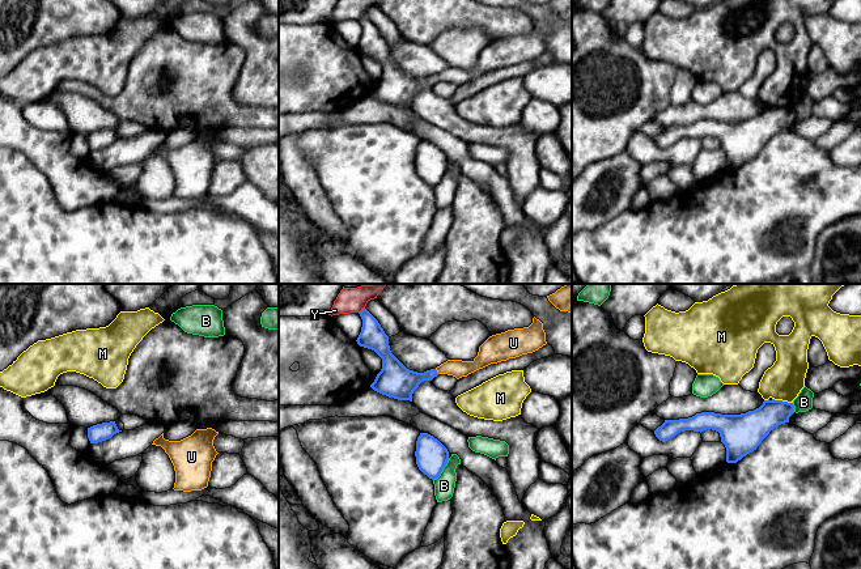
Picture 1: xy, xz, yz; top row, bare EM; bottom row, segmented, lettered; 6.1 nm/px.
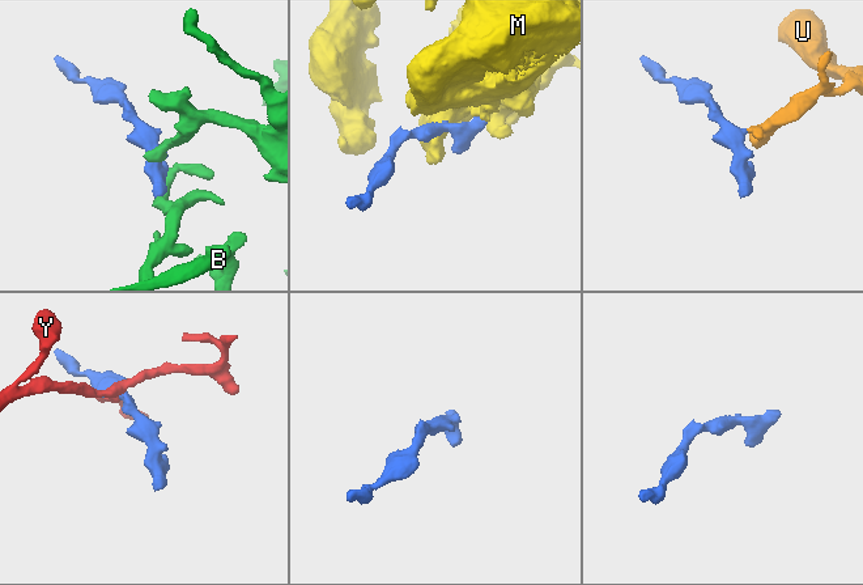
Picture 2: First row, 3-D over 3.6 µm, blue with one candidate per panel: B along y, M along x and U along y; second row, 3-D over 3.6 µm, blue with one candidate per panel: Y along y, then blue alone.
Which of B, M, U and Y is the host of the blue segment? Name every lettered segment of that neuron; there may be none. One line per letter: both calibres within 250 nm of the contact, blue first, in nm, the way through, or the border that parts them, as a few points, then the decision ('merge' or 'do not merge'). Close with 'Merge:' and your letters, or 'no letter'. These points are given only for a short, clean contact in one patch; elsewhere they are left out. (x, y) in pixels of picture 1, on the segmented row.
B: 190 nm thick on the blue side, 130 nm on the other; do not merge
M: 200 nm thick on the blue side, 240 nm on the other; do not merge
U: 200 nm thick on the blue side, 110 nm on the other; runs through xz (397, 381), (408, 381), (436, 372), (445, 368), (457, 368); merge
Y: 160 nm thick on the blue side, 160 nm on the other; do not merge
Merge: U

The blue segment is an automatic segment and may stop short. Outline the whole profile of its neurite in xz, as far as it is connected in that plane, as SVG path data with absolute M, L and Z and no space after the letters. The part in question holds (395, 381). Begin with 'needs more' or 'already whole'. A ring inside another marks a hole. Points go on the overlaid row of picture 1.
needs more | M366 310L360 313L361 332L357 337L360 347L374 351L382 358L382 369L370 387L389 398L412 402L412 394L424 381L432 381L438 374L453 375L457 379L483 369L491 364L533 353L547 344L543 323L533 318L529 327L508 330L489 336L480 347L472 361L448 360L436 369L417 373L407 369L390 351L389 336L378 320Z

